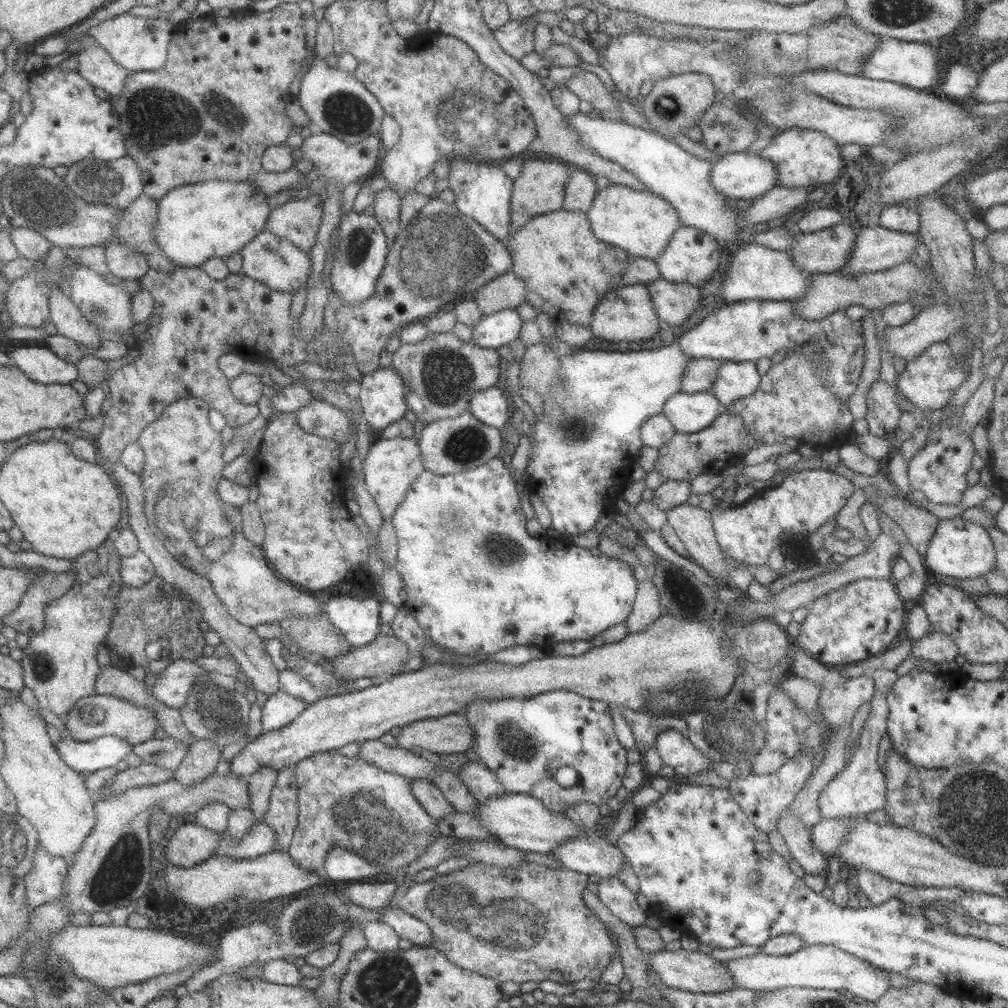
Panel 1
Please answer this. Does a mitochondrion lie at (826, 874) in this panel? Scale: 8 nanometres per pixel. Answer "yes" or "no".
no

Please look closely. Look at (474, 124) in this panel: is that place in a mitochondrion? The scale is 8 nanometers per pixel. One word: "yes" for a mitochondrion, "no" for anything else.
yes

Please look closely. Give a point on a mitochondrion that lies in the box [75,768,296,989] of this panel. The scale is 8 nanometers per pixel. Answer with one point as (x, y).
(122, 867)

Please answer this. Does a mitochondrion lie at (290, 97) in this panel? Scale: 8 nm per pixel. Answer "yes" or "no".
no

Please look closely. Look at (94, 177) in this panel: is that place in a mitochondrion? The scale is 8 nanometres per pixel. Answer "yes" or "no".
yes

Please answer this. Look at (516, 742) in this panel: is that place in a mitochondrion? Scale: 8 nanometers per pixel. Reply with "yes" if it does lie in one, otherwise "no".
yes

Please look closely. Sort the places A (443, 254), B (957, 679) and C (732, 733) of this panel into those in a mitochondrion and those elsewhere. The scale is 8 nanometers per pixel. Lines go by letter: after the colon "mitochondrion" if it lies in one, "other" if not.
A: mitochondrion
B: other
C: mitochondrion

